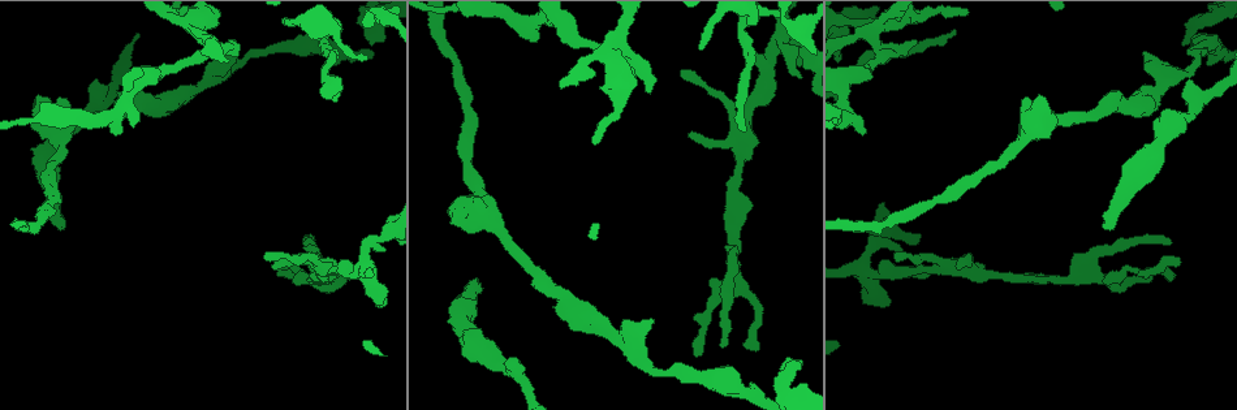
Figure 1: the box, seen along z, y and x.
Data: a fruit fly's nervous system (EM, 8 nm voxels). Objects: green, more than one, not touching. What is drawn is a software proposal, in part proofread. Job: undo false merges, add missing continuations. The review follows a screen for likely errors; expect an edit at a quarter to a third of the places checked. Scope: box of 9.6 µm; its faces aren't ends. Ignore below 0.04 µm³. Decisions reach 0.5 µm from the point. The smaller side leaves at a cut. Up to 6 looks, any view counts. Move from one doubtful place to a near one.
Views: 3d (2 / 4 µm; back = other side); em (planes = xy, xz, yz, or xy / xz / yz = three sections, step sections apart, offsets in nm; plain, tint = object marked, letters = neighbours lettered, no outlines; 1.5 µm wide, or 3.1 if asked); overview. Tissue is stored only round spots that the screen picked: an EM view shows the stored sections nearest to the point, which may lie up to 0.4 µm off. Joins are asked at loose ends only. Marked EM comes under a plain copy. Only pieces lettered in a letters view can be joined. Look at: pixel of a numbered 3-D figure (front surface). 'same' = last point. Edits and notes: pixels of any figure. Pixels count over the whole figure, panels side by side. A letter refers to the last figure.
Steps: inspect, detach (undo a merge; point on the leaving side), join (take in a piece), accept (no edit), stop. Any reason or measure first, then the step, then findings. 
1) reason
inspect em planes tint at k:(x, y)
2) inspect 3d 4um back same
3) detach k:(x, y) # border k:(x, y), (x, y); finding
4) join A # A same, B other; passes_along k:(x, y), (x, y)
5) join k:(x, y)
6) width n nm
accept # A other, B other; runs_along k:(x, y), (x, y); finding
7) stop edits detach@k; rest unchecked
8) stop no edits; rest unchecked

an open end
inspect em planes letters at 1:(742, 132)

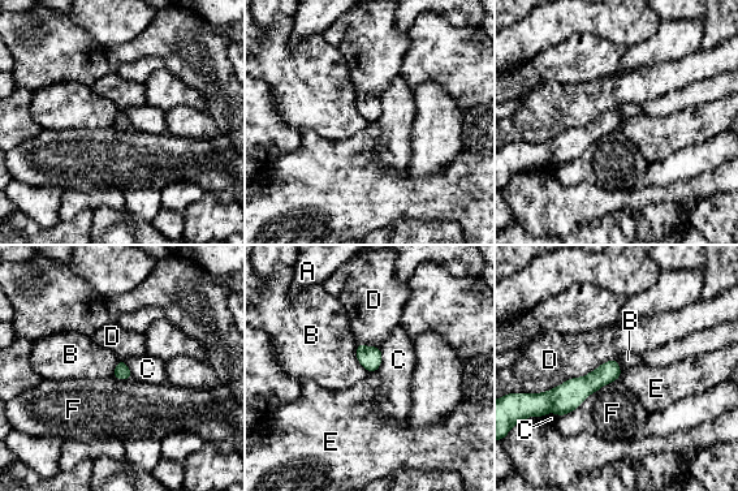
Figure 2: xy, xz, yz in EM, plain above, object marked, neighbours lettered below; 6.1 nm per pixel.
accept # A other, B other, C other, D other, E other, F other; runs_along 2:(616, 367), (566, 397), (547, 397); none of them fits

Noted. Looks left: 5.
end of a long branch
inspect 3d 2um at 1:(372, 45)

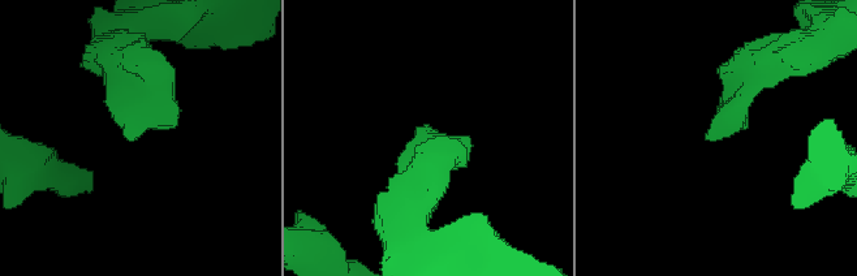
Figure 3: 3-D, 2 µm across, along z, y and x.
inspect em xz step 4 tint at 3:(127, 138)

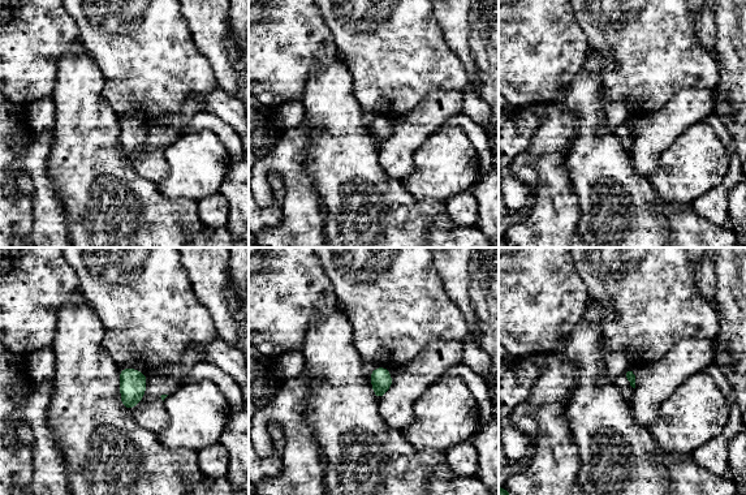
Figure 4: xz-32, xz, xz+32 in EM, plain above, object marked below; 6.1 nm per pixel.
inspect em planes letters same

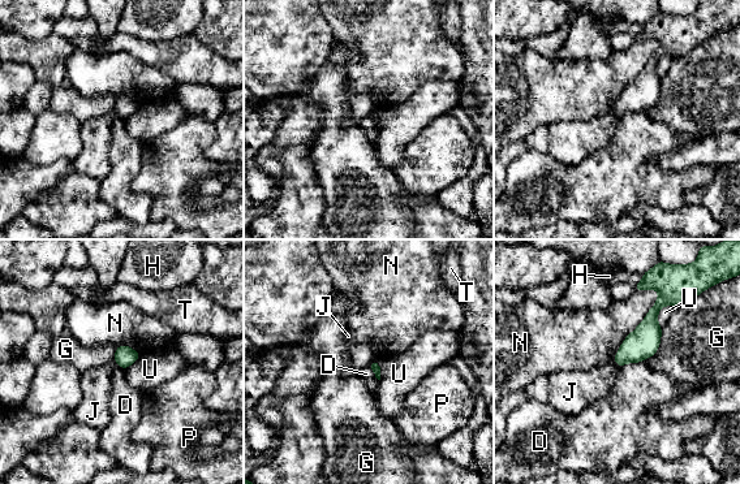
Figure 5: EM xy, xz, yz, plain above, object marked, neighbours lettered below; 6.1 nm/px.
accept # D other, G other, H other, J other, N other, P other, T other, U other; border 5:(614, 358), (619, 367); no lettered piece goes on from it

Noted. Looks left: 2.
free end
inspect em yz step 8 letters at 1:(536, 42)

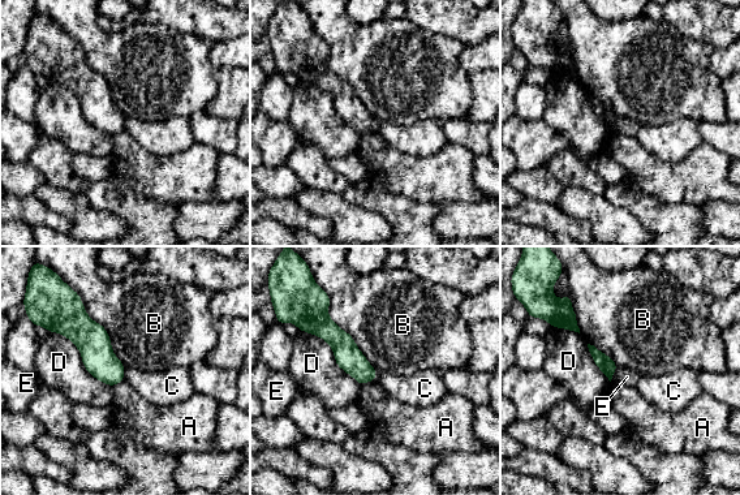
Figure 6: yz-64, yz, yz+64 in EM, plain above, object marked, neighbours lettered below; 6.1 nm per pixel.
another direction
inspect em xy step 8 letters same

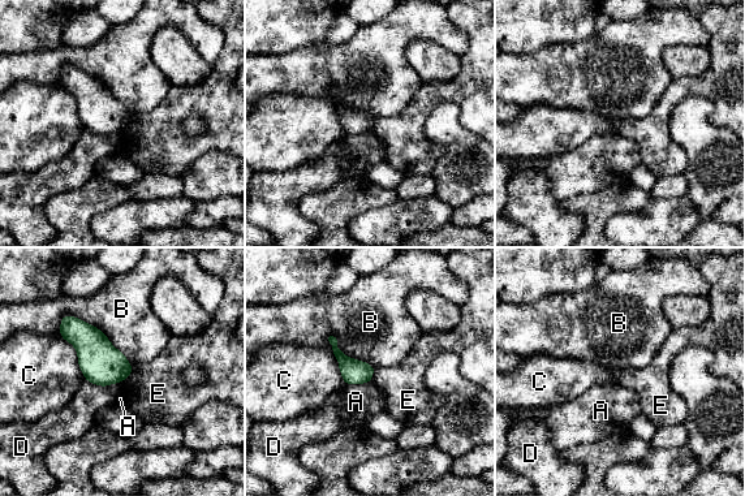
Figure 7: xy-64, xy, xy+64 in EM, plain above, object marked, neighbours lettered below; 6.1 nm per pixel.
accept # A other, B other, C other, D other, E other; border 7:(61, 316), (95, 326), (132, 367); no lettered piece goes on from it

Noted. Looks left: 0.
stop no edits; rest unchecked

